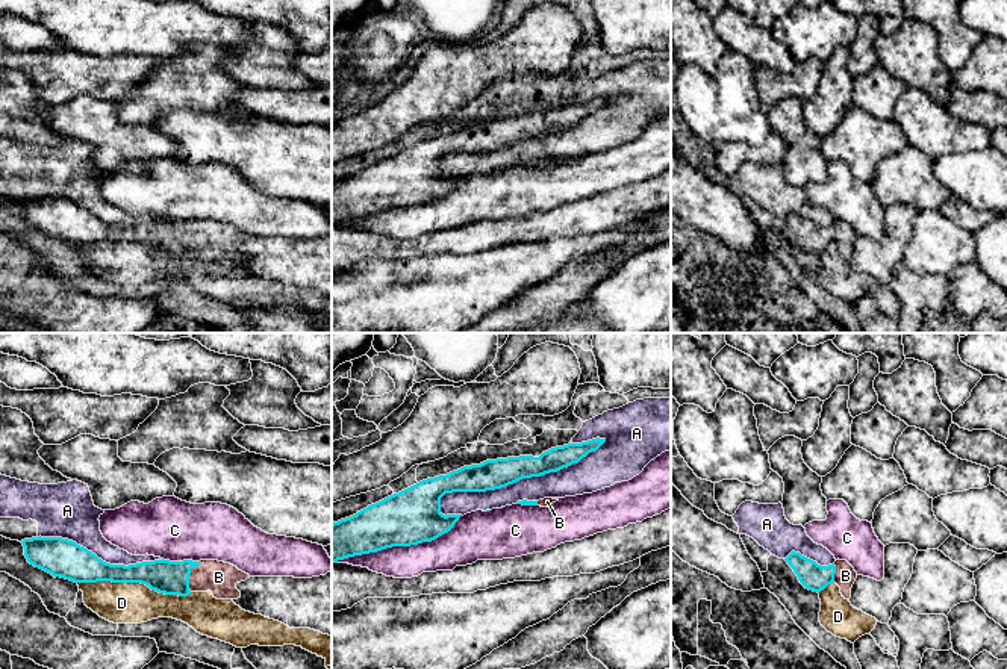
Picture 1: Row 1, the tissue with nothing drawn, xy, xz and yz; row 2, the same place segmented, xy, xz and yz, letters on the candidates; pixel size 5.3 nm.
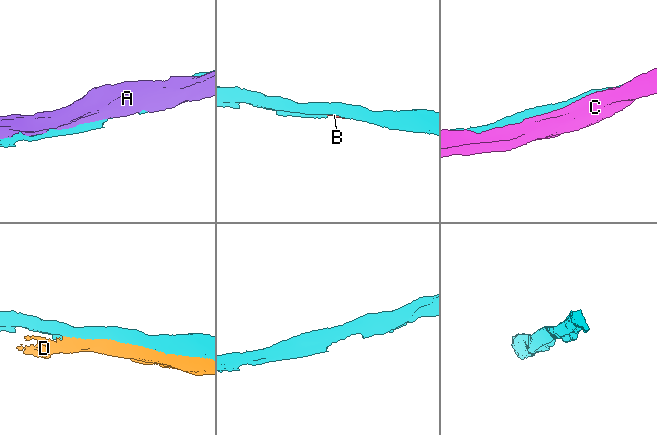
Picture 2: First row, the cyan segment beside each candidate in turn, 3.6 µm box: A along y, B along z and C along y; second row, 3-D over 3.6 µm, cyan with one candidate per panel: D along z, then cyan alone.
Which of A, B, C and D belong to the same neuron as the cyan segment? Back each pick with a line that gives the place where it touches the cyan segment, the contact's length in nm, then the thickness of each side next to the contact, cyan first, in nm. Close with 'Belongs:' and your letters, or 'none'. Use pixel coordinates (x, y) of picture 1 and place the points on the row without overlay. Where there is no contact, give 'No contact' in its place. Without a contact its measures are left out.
B: Touches cyan at xy (188, 236). Shared border 170 nm. Thickness 180 nm (cyan) against 170 nm
Belongs: B

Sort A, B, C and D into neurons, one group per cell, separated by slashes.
A / B / C / D

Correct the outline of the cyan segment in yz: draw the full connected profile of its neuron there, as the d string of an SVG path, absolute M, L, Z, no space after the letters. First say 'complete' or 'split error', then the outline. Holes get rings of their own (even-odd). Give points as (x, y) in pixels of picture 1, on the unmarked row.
split error | M795 212L784 221L806 250L819 254L828 245L836 244L840 248L842 257L850 262L851 248L857 239L857 233L846 221L837 219L833 226L821 227Z

